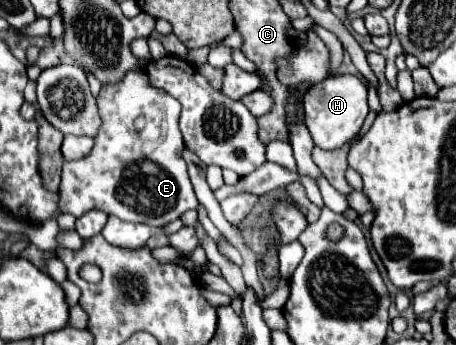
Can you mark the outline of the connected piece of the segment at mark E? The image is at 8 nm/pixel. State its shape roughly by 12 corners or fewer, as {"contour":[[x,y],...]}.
{"contour":[[144,71],[102,85],[60,211],[162,227],[198,199],[180,103]]}

